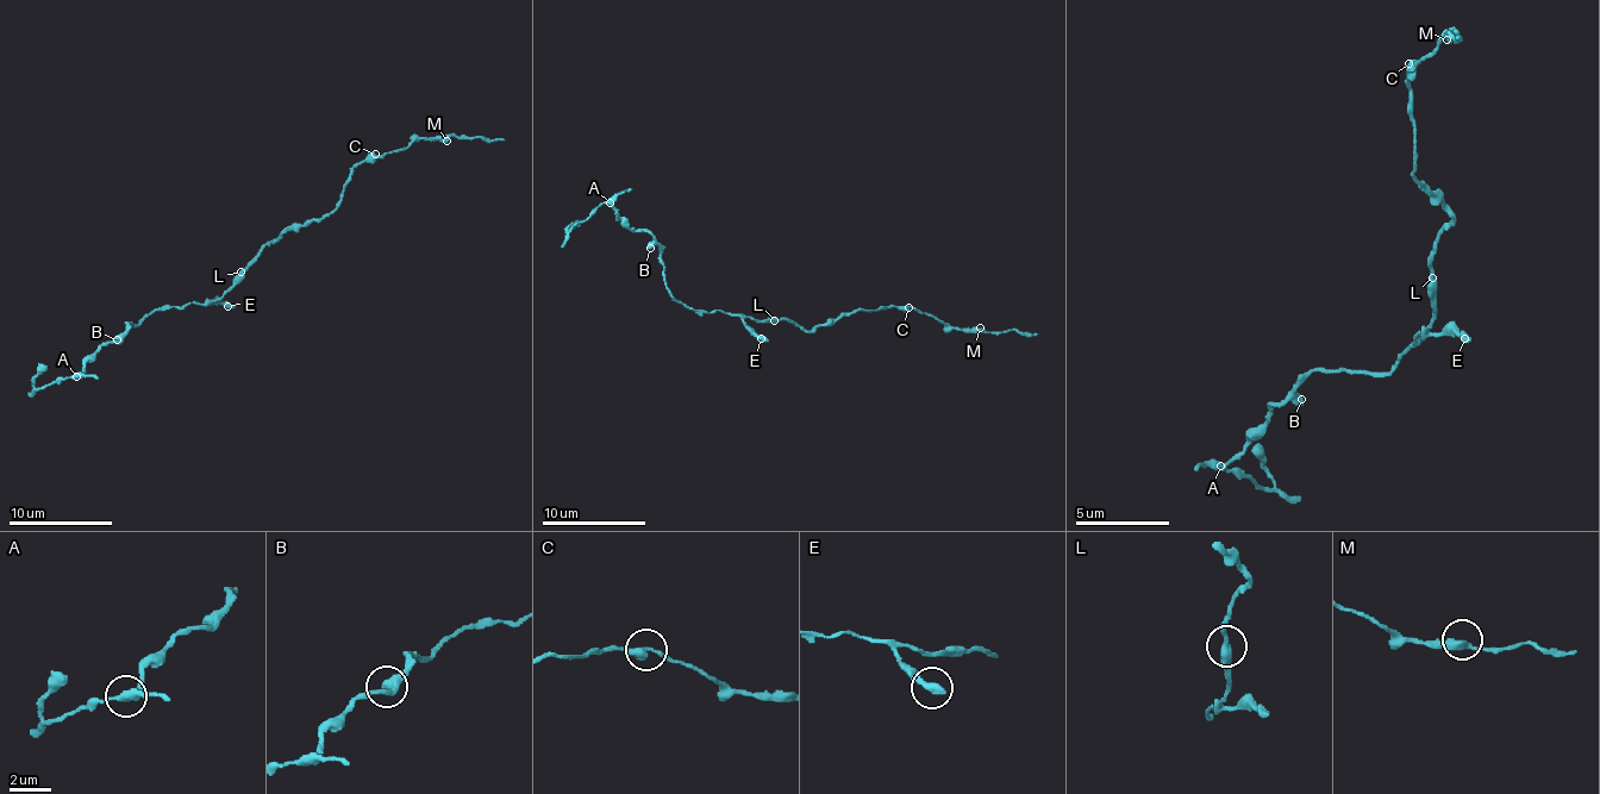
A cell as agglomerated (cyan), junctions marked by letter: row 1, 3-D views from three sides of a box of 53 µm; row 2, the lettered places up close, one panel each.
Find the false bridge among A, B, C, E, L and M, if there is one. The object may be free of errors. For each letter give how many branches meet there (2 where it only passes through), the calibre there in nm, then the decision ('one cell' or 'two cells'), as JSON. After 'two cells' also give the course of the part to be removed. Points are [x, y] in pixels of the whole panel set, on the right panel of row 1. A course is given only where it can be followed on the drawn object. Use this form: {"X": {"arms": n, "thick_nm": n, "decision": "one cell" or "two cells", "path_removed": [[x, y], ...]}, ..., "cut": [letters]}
{"A": {"arms": 3, "thick_nm": 300, "decision": "two cells", "path_removed": [[1222, 464], [1269, 488], [1269, 469], [1255, 445]]}, "B": {"arms": 2, "thick_nm": 360, "decision": "one cell"}, "C": {"arms": 2, "thick_nm": 400, "decision": "one cell"}, "E": {"arms": 1, "thick_nm": 440, "decision": "one cell"}, "L": {"arms": 2, "thick_nm": 380, "decision": "one cell"}, "M": {"arms": 2, "thick_nm": 360, "decision": "one cell"}, "cut": ["A"]}

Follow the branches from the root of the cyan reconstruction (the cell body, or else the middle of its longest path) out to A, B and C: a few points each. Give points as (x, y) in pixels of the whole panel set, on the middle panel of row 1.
A: (774, 320), (683, 307), (666, 283), (660, 245), (648, 232), (635, 232), (608, 204)
B: (774, 320), (750, 320), (719, 310), (697, 312), (683, 307), (666, 283), (660, 248), (650, 248)
C: (774, 320), (792, 320), (805, 330), (816, 330), (858, 310), (908, 307)

